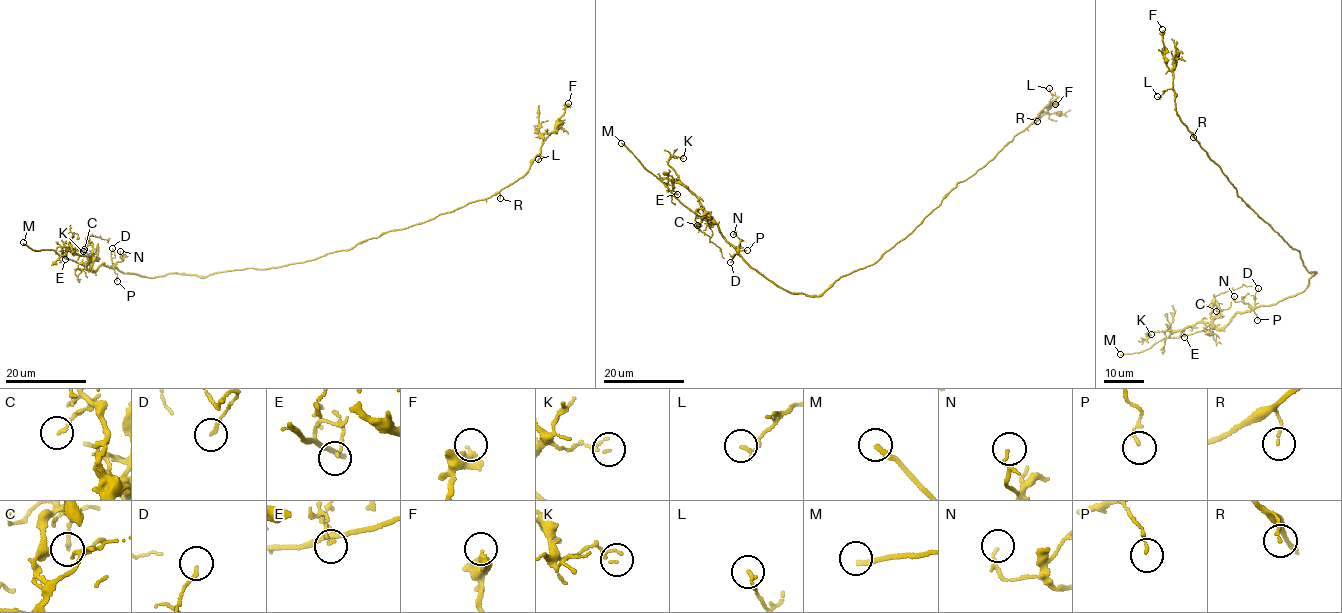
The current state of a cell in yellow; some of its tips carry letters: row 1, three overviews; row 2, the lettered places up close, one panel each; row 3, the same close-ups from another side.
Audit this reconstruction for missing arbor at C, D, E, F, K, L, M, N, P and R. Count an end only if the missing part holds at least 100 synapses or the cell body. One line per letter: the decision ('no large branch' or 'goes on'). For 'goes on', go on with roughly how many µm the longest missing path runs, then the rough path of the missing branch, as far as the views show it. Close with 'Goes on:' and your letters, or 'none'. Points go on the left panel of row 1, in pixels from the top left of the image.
C: no large branch
D: no large branch
E: no large branch
F: no large branch
K: no large branch
L: no large branch
M: goes on | 25 µm
N: no large branch
P: no large branch
R: no large branch
Goes on: M

